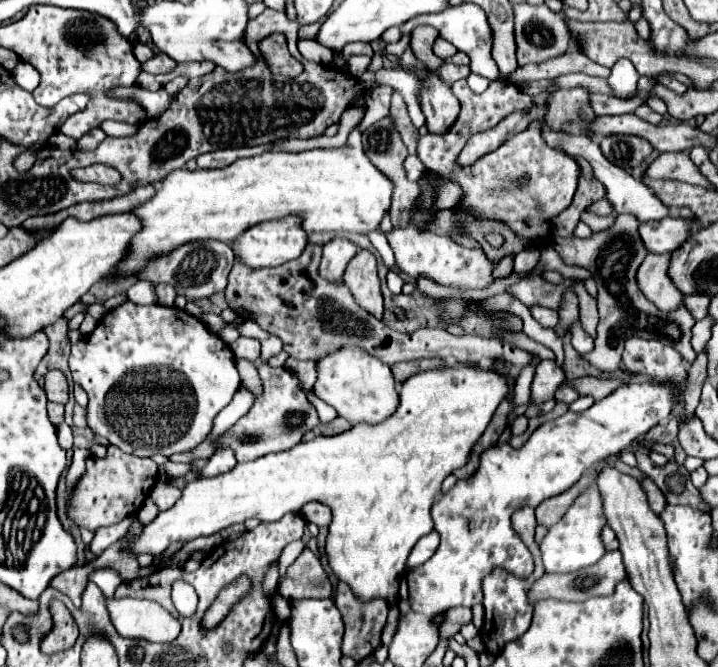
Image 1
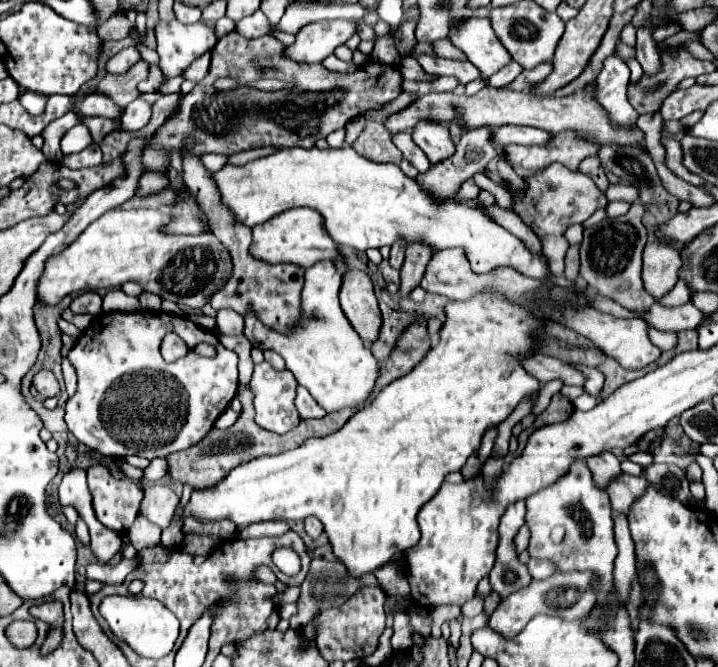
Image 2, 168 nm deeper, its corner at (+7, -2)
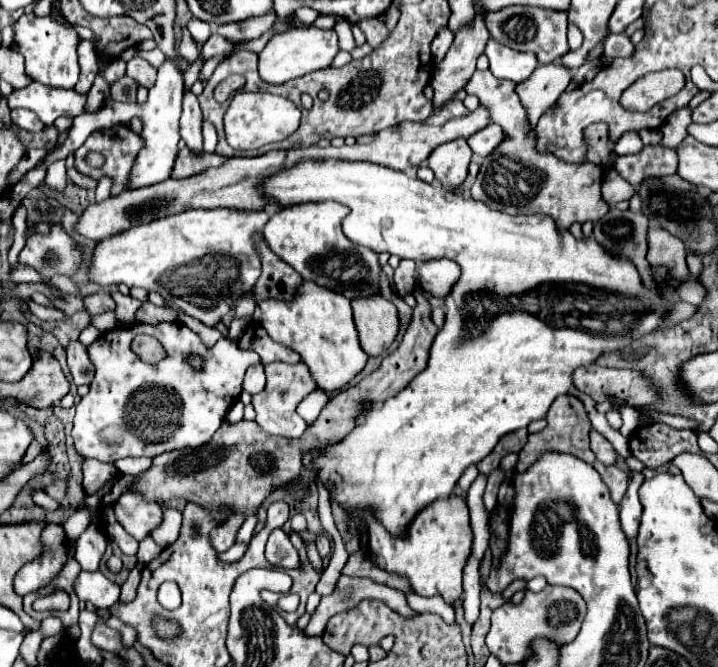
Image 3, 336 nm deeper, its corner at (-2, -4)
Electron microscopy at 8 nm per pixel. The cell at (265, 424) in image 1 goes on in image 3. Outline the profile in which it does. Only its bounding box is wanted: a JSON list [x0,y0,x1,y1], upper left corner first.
[253,362,317,438]

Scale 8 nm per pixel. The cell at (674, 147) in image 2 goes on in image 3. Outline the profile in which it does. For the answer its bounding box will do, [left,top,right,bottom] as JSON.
[615,146,677,186]

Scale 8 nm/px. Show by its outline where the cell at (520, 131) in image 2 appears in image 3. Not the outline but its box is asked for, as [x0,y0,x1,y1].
[467,122,503,156]

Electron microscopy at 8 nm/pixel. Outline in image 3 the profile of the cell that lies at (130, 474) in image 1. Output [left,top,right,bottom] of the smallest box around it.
[115,494,163,542]

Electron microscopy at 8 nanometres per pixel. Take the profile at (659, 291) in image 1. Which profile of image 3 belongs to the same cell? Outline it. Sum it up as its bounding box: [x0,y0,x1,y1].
[647,226,689,280]

